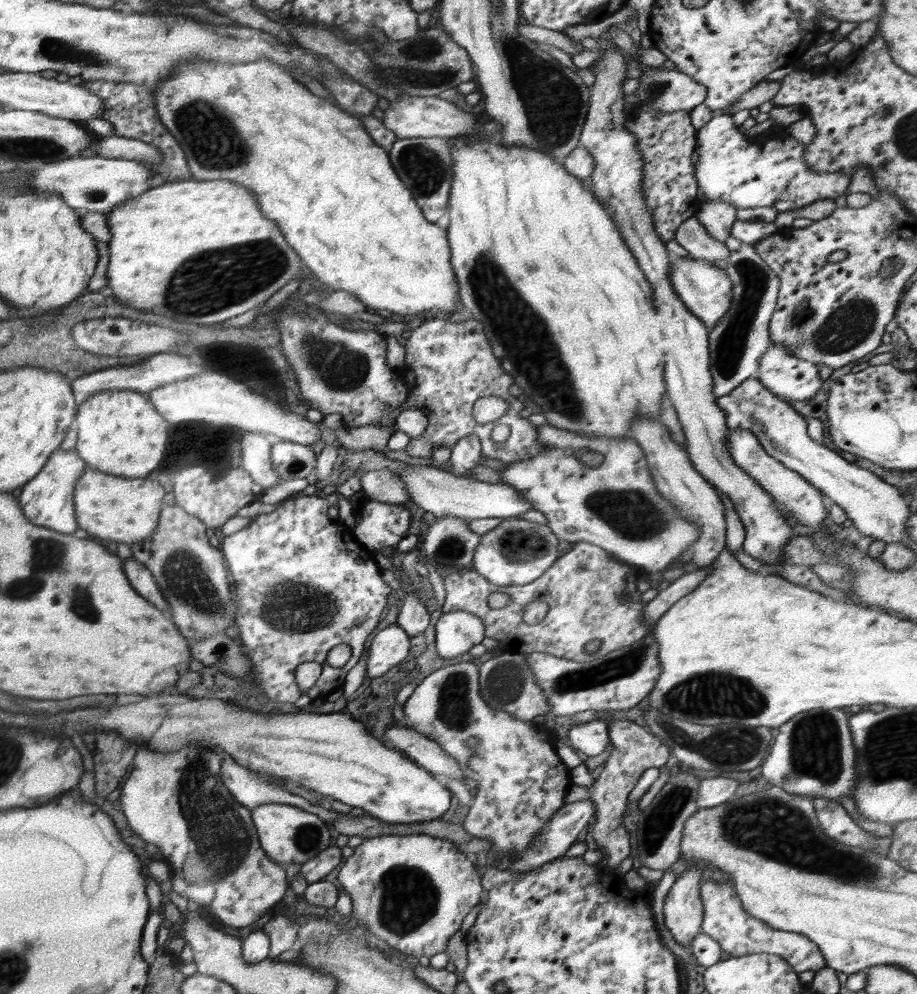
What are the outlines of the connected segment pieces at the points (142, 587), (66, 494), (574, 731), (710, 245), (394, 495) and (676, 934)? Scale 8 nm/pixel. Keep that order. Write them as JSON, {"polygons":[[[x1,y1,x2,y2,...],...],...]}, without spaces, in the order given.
{"polygons":[[[133,557,122,560,122,563,125,564,125,571,130,574,130,584,142,592,142,596,146,600,150,600,150,604,154,604,158,610,168,610,170,605,164,600,162,592,158,590,158,585,154,580,153,574,146,568,143,564,140,564,137,560,134,560]],[[58,448,54,451,50,455,49,462,30,482,25,484,22,494,17,498,29,520,35,525,54,528,64,534,72,534,74,530,78,530,76,514,74,514,74,486,87,467,86,461,78,455,75,449,64,451]],[[609,717,579,723,568,732,568,742,578,753,596,756,610,744,608,734]],[[695,216,688,218,678,227,674,239,696,260,713,263,716,260,726,260,730,256,728,247,708,235,704,225,700,224]],[[378,470,360,474,361,498,385,504,404,504,409,501,400,474,392,470]],[[690,866,676,878,664,900,664,922,674,940,688,948,701,931,703,903,700,897,702,868]]]}

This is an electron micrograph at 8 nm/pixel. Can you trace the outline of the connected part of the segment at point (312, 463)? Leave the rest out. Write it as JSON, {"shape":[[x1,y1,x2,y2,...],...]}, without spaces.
{"shape":[[277,440,270,449,270,460,280,480,311,479,317,463,312,446,292,440]]}

